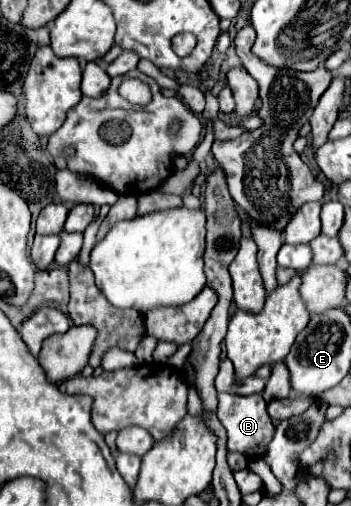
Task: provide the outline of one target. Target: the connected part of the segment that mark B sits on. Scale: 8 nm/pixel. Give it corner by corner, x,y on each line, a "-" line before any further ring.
219,393
219,421
223,423
223,427
227,429
227,449
229,451
241,451
243,455
247,455
249,459
257,459
263,457
265,447
269,443
269,439
273,437
273,423
271,417
267,415
267,403
263,399
263,395
239,396
229,395
229,393

